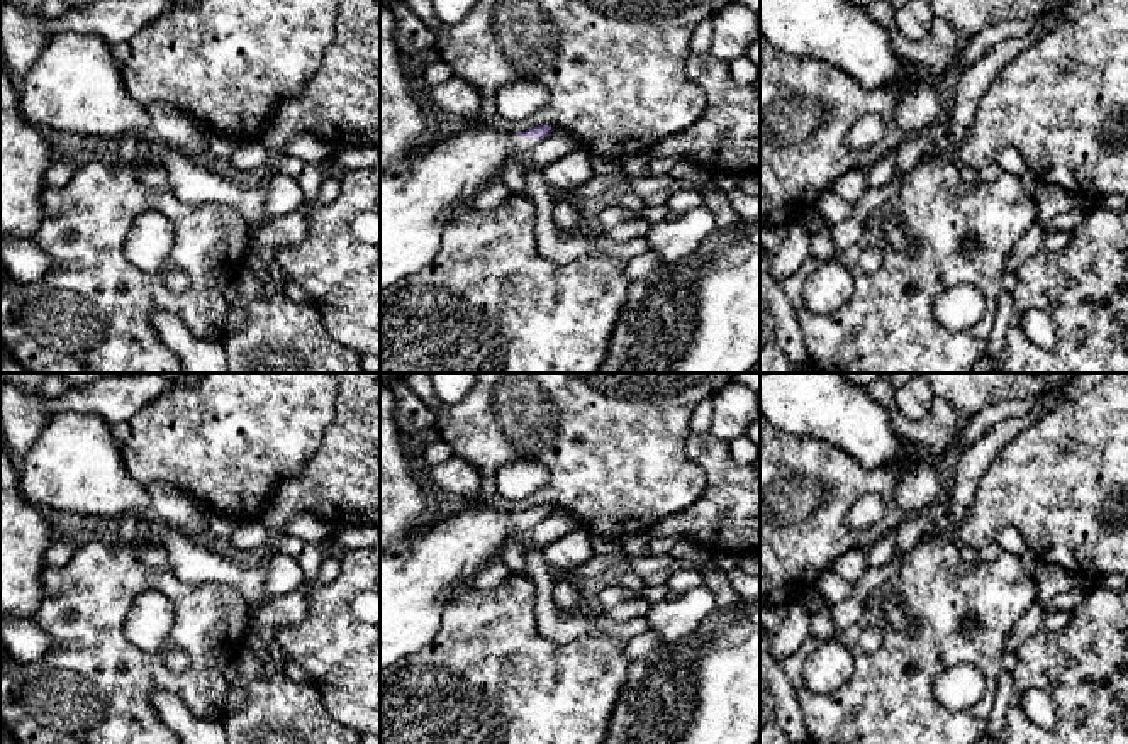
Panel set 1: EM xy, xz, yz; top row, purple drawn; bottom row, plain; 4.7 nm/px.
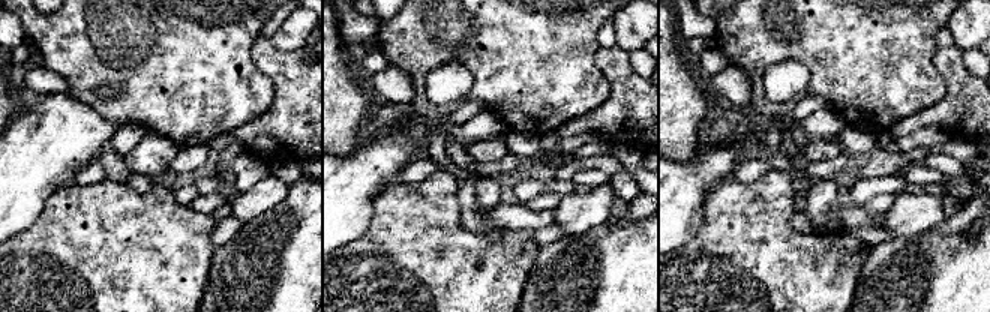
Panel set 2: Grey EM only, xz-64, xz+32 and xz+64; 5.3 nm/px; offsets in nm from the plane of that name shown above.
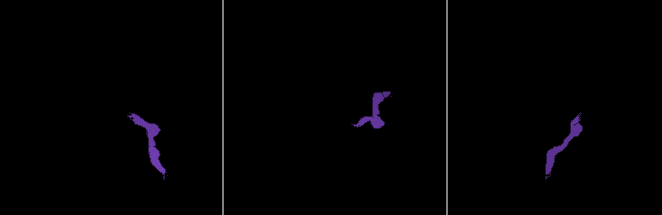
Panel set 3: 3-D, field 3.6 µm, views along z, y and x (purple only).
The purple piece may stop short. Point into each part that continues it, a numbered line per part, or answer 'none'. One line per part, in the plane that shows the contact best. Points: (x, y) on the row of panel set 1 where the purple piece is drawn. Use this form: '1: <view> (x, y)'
1: xz (438, 183)

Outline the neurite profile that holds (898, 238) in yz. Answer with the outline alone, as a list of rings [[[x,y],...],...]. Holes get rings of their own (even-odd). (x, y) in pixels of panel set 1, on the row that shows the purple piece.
[[[894,219],[892,222],[885,222],[882,230],[884,230],[887,242],[897,253],[914,254],[918,251],[916,241],[904,230],[901,220]]]

